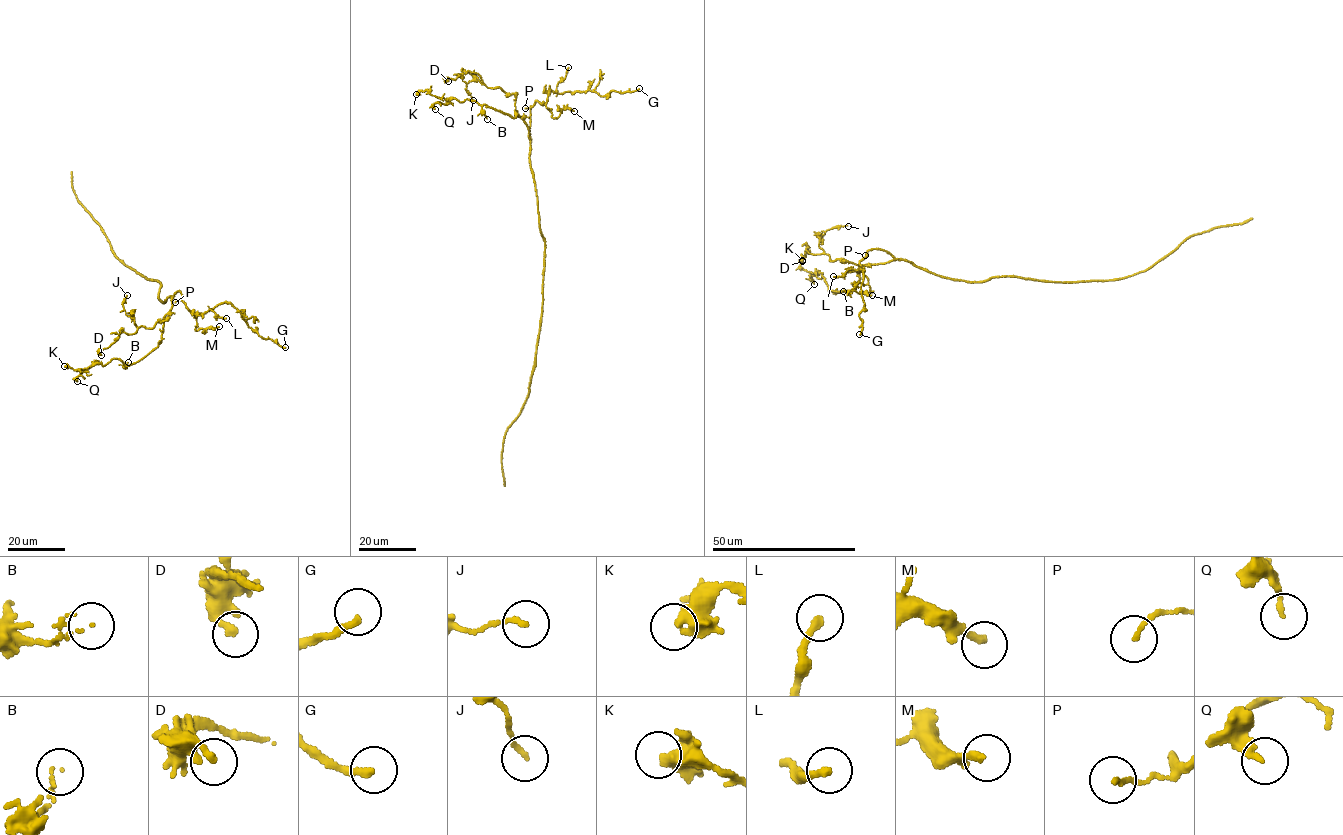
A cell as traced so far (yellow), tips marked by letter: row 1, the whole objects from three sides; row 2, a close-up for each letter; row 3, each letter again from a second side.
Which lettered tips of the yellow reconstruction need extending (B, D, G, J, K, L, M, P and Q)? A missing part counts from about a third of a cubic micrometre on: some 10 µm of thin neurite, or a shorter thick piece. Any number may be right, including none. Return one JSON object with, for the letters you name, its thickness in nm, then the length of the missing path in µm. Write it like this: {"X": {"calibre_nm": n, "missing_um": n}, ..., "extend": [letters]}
{"G": {"calibre_nm": 240, "missing_um": 15}, "extend": ["G"]}

